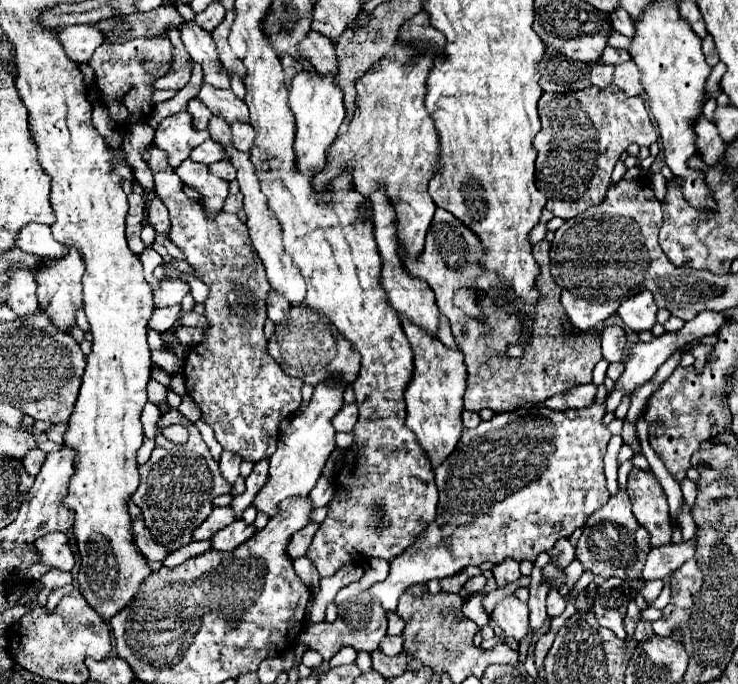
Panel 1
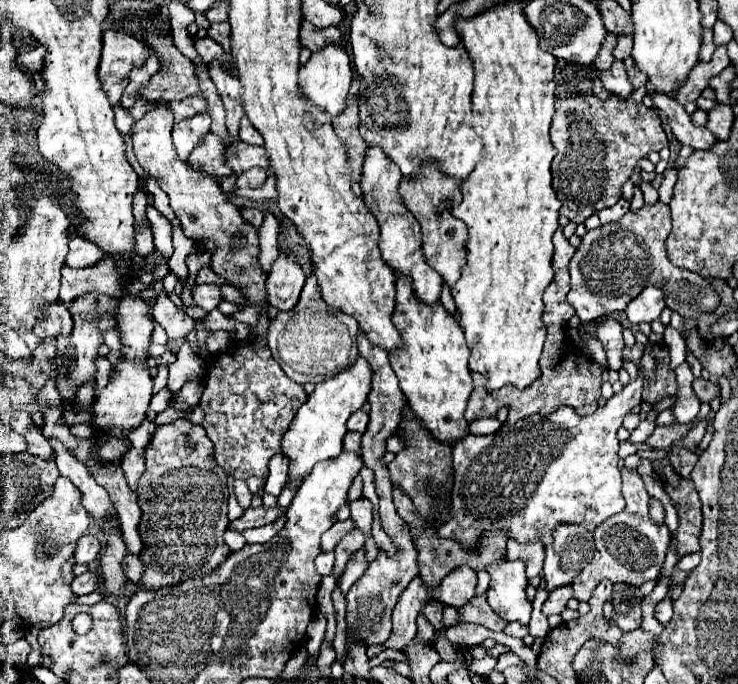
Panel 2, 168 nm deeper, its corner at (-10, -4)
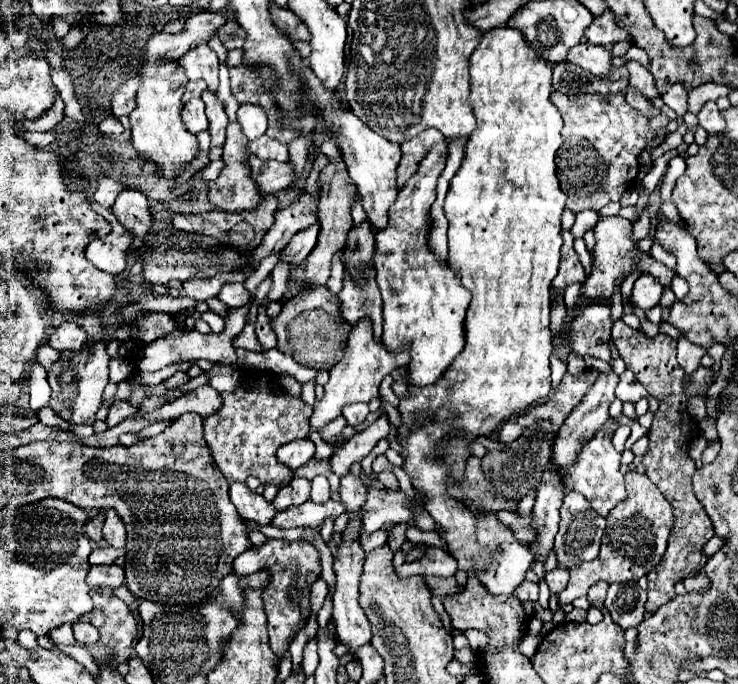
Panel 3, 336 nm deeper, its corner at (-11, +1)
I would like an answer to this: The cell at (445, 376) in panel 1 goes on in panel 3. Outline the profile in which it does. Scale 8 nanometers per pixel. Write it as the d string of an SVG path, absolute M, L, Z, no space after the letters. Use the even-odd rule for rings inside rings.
M447 140L435 144L419 164L415 176L399 190L395 204L389 208L387 228L375 234L375 270L377 284L383 294L383 344L389 352L409 348L411 382L417 386L437 382L445 368L465 346L463 320L471 300L471 292L459 284L459 276L451 272L447 260L435 256L429 248L431 206L435 202L437 178L447 160Z

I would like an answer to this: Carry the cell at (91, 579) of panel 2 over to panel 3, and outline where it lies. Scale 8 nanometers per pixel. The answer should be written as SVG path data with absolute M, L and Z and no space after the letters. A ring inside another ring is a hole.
M107 564L107 566L91 566L89 576L87 576L87 584L91 588L95 586L111 586L111 588L119 588L125 582L123 576L123 568L117 564Z

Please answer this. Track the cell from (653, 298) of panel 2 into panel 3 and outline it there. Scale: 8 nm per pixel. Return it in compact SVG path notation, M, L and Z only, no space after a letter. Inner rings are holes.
M643 272L643 276L639 276L635 282L631 302L637 304L641 310L649 310L659 304L661 292L663 292L663 286L659 284L659 280L655 280L653 276L647 276L647 272Z

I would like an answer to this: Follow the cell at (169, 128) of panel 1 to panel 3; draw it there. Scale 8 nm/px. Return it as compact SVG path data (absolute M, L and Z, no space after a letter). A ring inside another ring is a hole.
M193 98L183 108L183 122L189 132L199 134L201 130L207 130L207 116L205 116L205 104L201 98Z

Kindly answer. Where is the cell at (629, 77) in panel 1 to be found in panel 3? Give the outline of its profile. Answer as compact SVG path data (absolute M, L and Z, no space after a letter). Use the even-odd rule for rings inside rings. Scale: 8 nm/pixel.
M589 42L571 48L571 52L567 54L567 62L581 66L591 74L607 74L611 70L609 50L605 50L603 46L591 46Z

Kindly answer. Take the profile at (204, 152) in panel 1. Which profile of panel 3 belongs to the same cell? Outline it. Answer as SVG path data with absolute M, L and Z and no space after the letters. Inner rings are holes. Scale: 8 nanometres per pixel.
M261 136L255 142L249 142L249 150L263 158L263 160L279 160L279 162L289 162L289 150L287 144L281 144L269 136Z

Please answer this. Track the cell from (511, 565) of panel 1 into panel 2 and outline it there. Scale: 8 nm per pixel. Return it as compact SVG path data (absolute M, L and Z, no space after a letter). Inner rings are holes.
M508 541L508 561L522 559L526 563L526 577L532 579L542 573L544 547L540 543L516 543Z

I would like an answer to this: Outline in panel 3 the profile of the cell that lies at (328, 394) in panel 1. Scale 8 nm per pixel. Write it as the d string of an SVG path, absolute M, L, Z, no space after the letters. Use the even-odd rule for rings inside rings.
M363 320L363 324L355 324L349 332L349 340L347 340L343 360L329 370L329 382L325 384L323 400L315 402L315 410L313 410L313 416L309 422L311 428L323 430L325 424L329 424L337 416L341 416L341 408L345 404L369 402L371 398L377 398L381 380L387 374L391 374L395 368L399 368L407 362L409 362L409 352L407 350L397 352L397 354L387 352L387 348L379 340L375 340L375 334L371 332L371 324L367 324L367 320Z

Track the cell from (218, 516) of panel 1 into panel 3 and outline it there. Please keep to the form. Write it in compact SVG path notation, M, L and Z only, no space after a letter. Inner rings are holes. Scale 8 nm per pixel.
M293 478L291 484L287 484L279 490L277 498L273 500L273 506L277 510L287 510L291 506L299 506L299 504L307 502L309 494L311 494L311 482L307 478Z

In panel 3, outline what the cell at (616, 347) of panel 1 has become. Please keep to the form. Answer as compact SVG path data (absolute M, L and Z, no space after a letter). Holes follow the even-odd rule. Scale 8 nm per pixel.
M585 302L581 314L575 316L565 328L565 342L571 354L593 356L605 362L611 360L609 338L611 338L611 310L605 302Z

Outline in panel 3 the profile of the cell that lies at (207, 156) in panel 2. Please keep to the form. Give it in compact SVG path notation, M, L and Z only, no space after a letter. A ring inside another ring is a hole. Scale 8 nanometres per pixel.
M205 90L201 98L203 98L205 106L207 106L211 146L223 146L225 128L227 128L227 124L229 124L227 114L225 114L225 104L219 100L219 96L217 96L215 92L209 92L209 90Z

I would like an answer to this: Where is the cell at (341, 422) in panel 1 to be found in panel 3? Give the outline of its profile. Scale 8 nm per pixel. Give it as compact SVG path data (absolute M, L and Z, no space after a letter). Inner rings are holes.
M347 404L347 408L343 408L343 416L347 420L347 424L355 426L355 424L361 424L369 414L369 408L367 404Z

